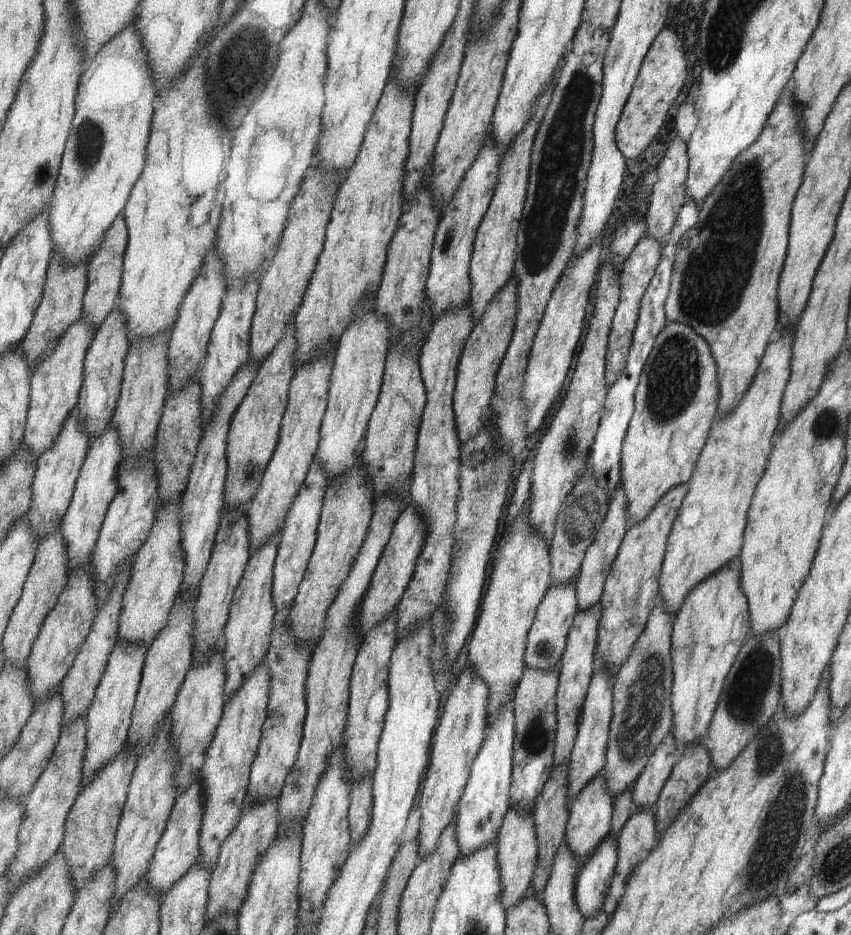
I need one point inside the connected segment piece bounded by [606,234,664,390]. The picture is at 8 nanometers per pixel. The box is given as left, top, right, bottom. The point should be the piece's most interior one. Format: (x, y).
(639, 270)

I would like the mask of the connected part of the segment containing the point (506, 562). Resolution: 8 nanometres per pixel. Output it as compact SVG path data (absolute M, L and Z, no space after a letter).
M530 497L524 513L514 522L508 541L502 549L499 548L479 622L468 646L470 670L490 686L489 711L486 716L489 724L504 710L523 678L527 667L525 656L528 636L536 621L539 605L553 582L550 545L530 524L531 503Z

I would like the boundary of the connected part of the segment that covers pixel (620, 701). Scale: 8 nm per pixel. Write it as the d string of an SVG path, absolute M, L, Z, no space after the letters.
M660 599L650 614L646 631L635 643L629 660L613 678L614 718L610 726L610 747L604 772L606 787L615 799L637 782L650 763L651 756L674 727L672 635L675 619L675 614Z

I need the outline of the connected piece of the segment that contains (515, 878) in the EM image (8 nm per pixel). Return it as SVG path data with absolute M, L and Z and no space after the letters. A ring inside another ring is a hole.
M511 808L507 811L500 835L498 836L498 863L501 868L502 903L508 910L516 907L521 901L527 899L538 866L538 838L535 828L534 815L523 817L517 810Z

